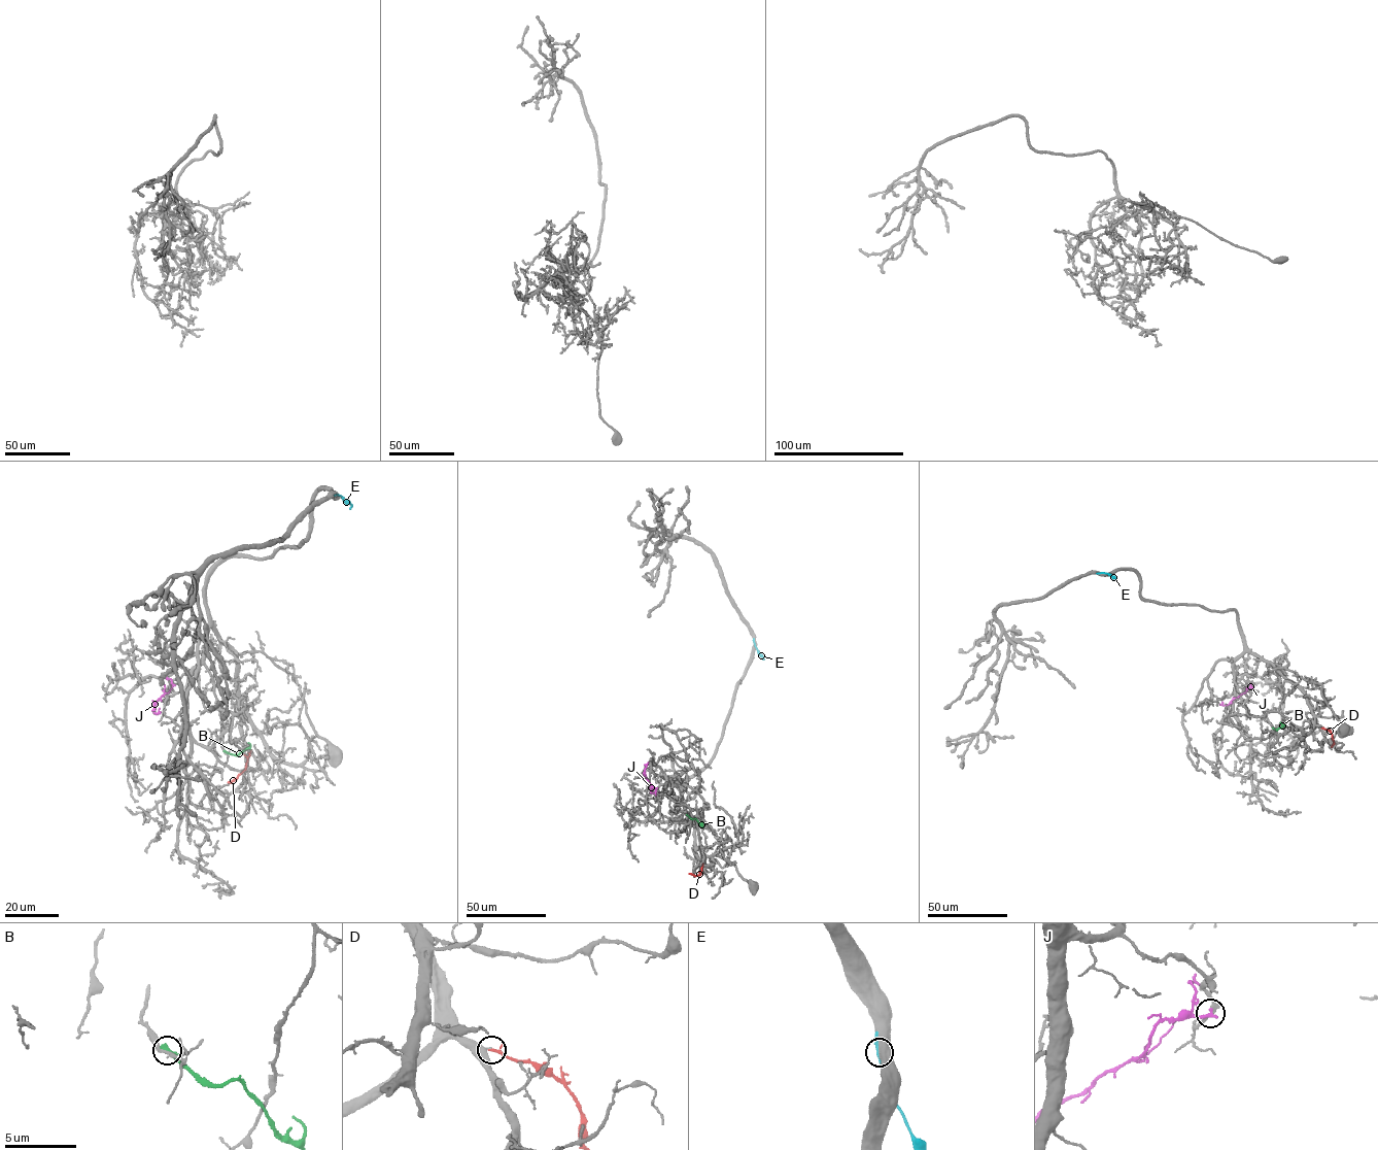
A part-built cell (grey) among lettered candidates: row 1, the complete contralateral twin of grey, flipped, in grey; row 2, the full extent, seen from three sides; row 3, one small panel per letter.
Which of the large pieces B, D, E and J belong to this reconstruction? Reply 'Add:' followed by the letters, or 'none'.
Add: D

